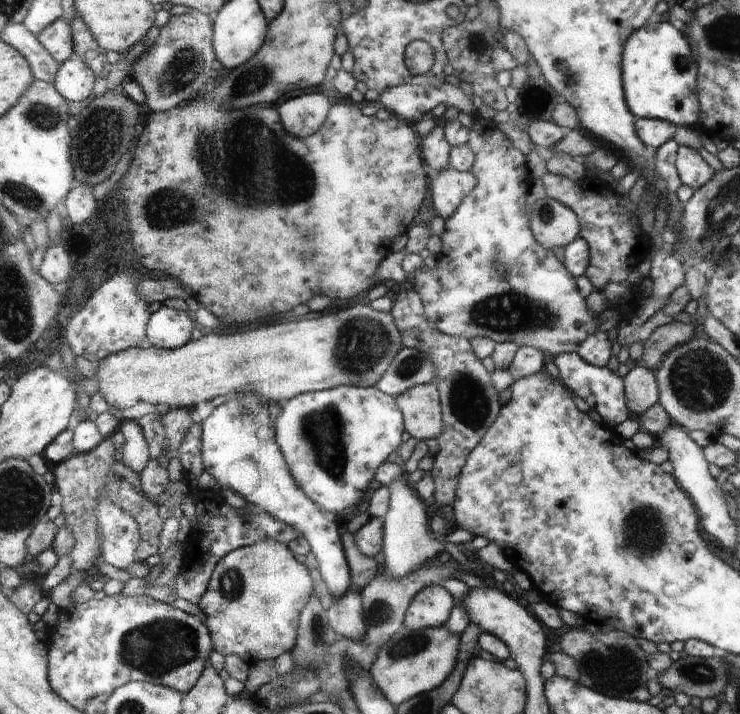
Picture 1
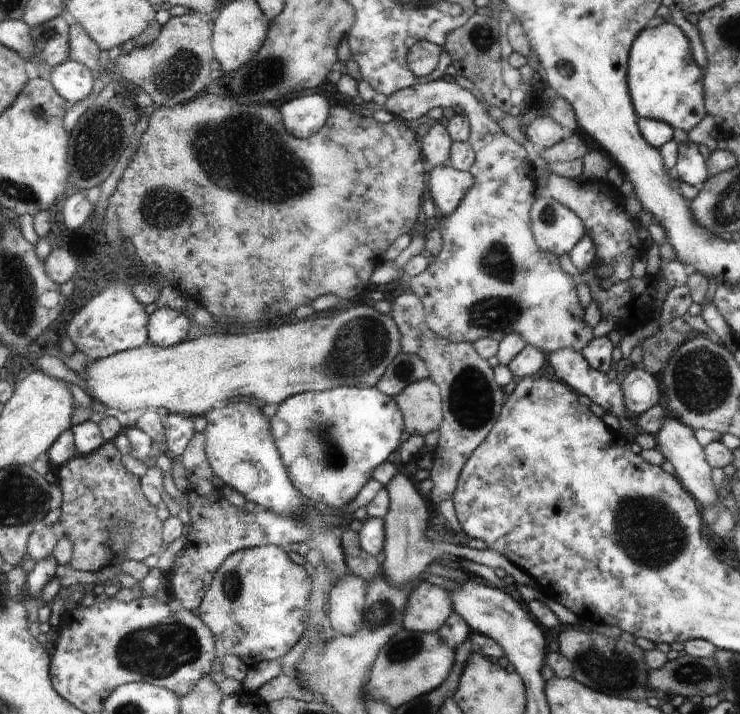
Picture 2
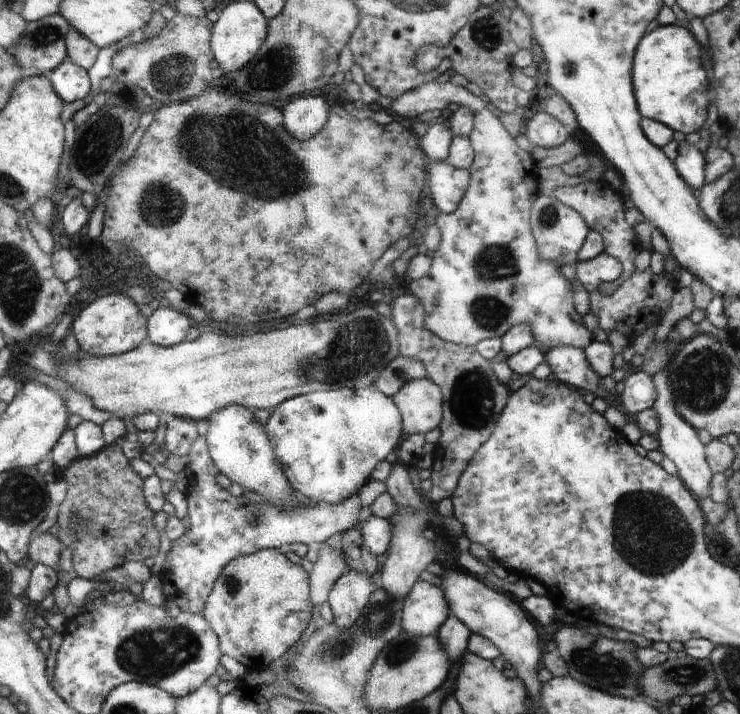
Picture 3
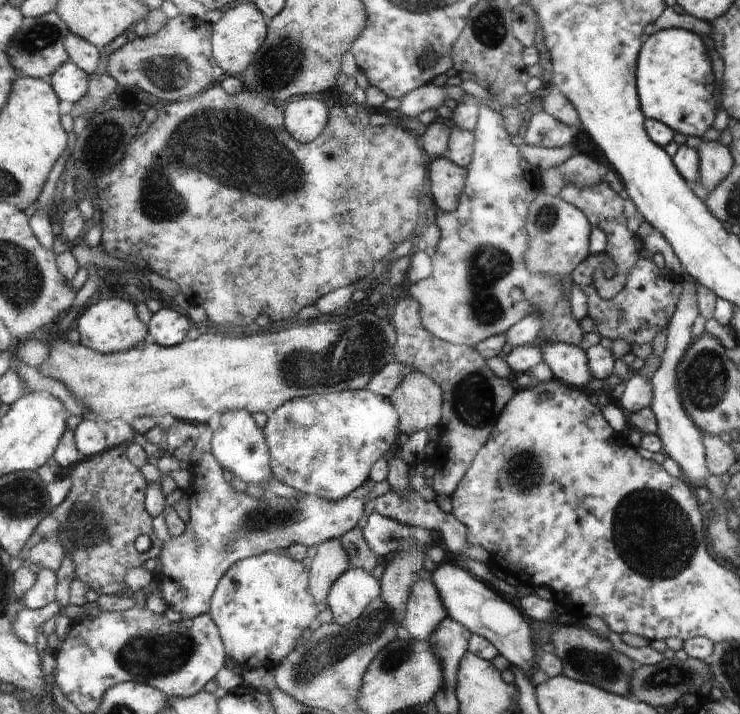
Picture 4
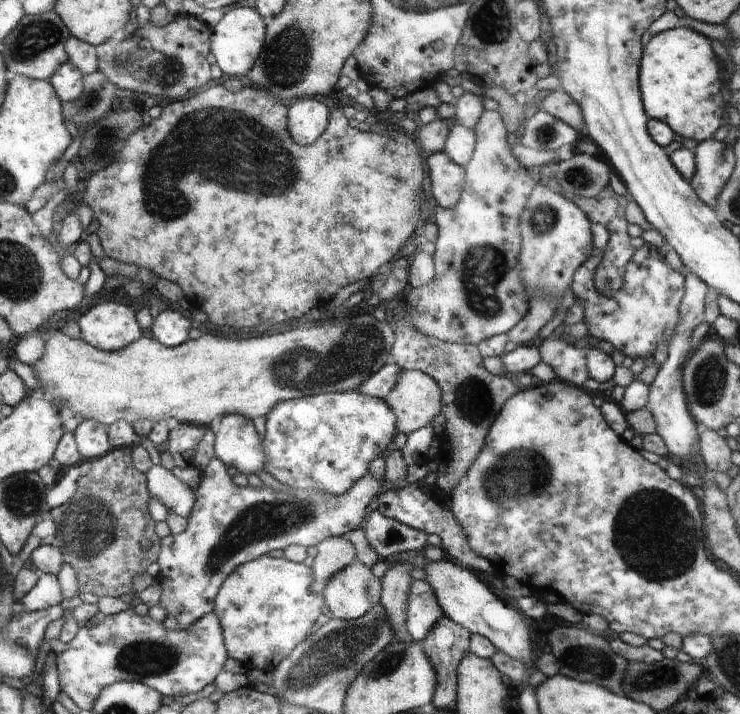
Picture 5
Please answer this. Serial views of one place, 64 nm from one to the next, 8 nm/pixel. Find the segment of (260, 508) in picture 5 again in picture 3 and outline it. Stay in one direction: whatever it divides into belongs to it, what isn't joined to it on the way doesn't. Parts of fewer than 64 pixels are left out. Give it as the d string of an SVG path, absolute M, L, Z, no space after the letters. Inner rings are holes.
M199 436L189 452L190 462L184 472L187 476L188 516L187 531L178 540L172 541L172 547L167 553L168 567L164 570L162 578L163 594L167 600L174 600L171 607L174 611L202 613L218 578L223 574L226 566L242 555L253 555L262 549L279 549L282 544L304 543L309 547L319 547L334 534L354 529L354 524L363 518L363 508L360 498L356 495L349 496L344 502L338 504L319 502L308 505L287 505L266 501L260 503L248 502L243 495L233 496L227 489L216 481L219 470L209 452L205 437Z

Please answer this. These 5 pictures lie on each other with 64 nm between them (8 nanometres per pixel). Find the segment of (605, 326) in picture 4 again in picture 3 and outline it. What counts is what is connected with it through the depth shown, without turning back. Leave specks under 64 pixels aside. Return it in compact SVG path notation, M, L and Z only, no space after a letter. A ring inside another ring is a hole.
M588 259L576 263L575 280L590 294L591 312L598 318L598 326L609 335L612 330L622 332L629 339L642 334L651 324L661 322L662 316L669 310L675 292L682 286L665 274L655 274L650 267L641 271L634 271L632 276L624 281L611 295L603 295L598 291L598 260Z

